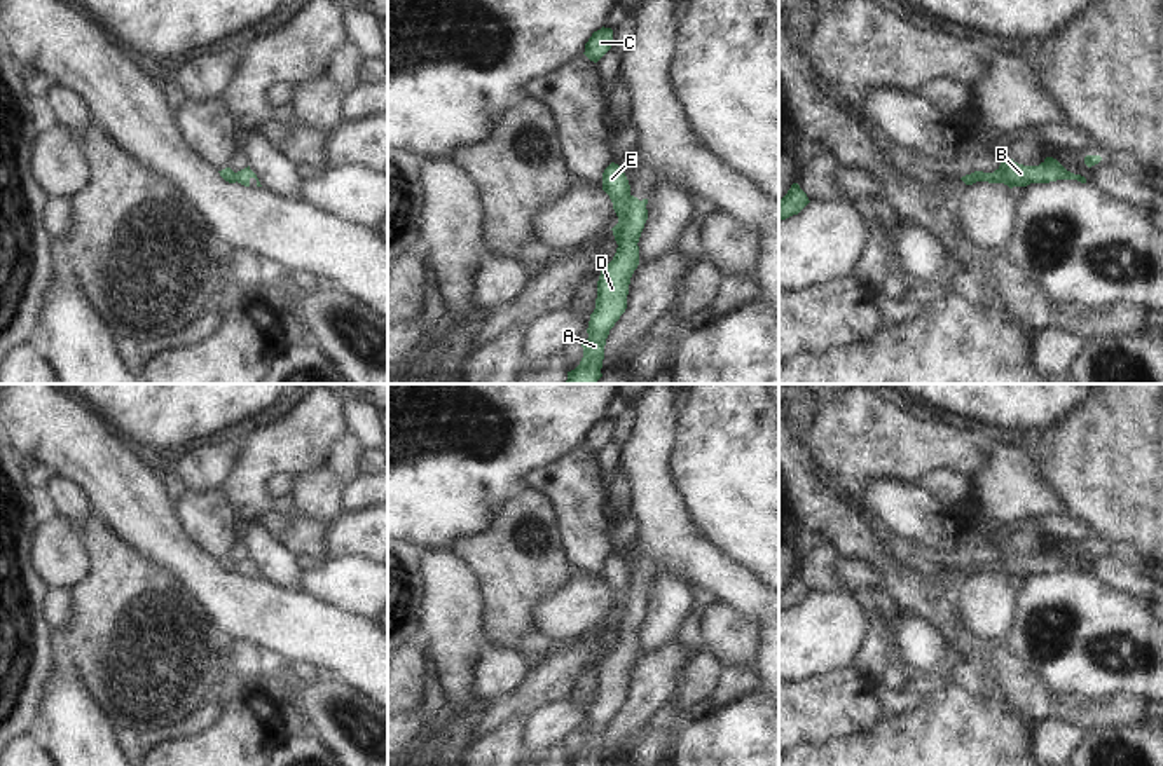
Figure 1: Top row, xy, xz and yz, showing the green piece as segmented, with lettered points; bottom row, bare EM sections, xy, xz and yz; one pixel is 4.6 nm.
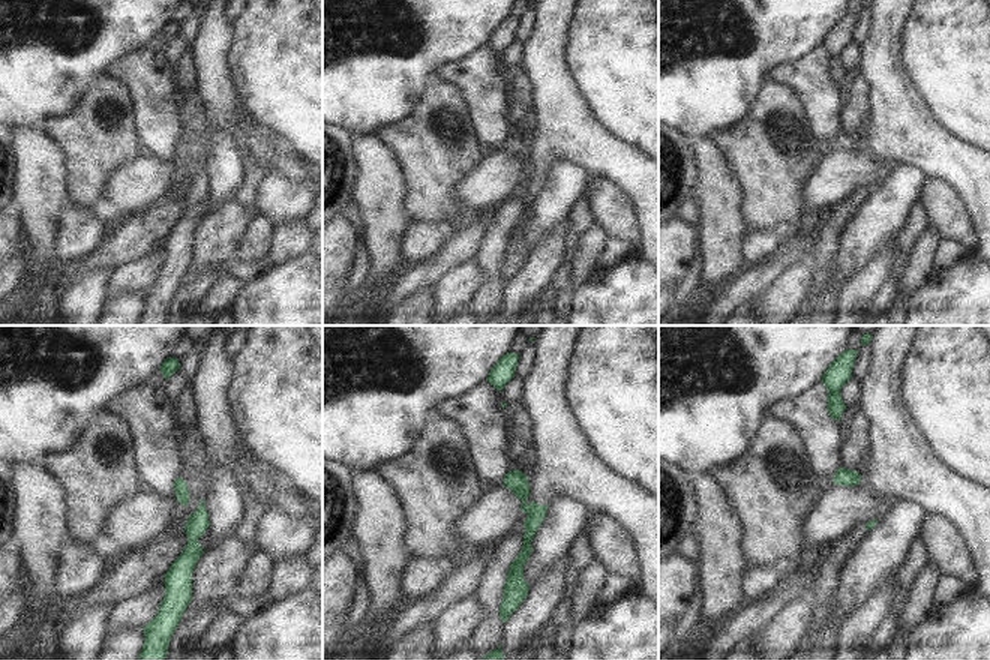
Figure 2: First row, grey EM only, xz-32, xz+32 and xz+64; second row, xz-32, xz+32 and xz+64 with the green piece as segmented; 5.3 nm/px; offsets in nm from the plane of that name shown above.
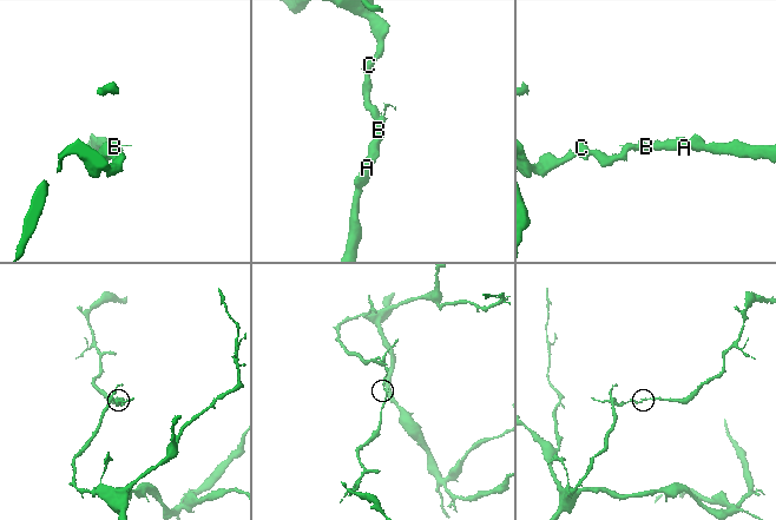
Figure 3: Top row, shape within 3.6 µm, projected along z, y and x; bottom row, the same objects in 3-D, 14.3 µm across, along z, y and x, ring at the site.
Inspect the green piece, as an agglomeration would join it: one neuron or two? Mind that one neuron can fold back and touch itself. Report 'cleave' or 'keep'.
cleave

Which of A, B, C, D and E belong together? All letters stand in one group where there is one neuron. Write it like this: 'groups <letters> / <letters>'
groups A B D / C E

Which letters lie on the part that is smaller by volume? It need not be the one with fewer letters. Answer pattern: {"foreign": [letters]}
{"foreign": ["A", "B", "D"]}

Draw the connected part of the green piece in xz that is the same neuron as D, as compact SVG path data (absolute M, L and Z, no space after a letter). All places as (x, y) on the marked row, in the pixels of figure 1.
M630 195L627 215L611 229L618 244L613 260L601 270L595 309L588 321L588 339L582 344L580 365L568 372L566 384L597 384L602 377L604 345L609 330L627 309L629 284L639 265L639 237L648 220L648 199Z

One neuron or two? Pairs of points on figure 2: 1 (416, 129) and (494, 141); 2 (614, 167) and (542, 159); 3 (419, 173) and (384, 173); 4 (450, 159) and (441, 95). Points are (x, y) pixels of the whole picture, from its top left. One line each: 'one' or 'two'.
1: two
2: one
3: two
4: one

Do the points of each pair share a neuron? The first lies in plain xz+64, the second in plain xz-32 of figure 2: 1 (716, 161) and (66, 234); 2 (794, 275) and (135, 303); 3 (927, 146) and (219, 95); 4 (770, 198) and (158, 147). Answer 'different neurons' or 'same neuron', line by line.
1: different neurons
2: different neurons
3: same neuron
4: different neurons

